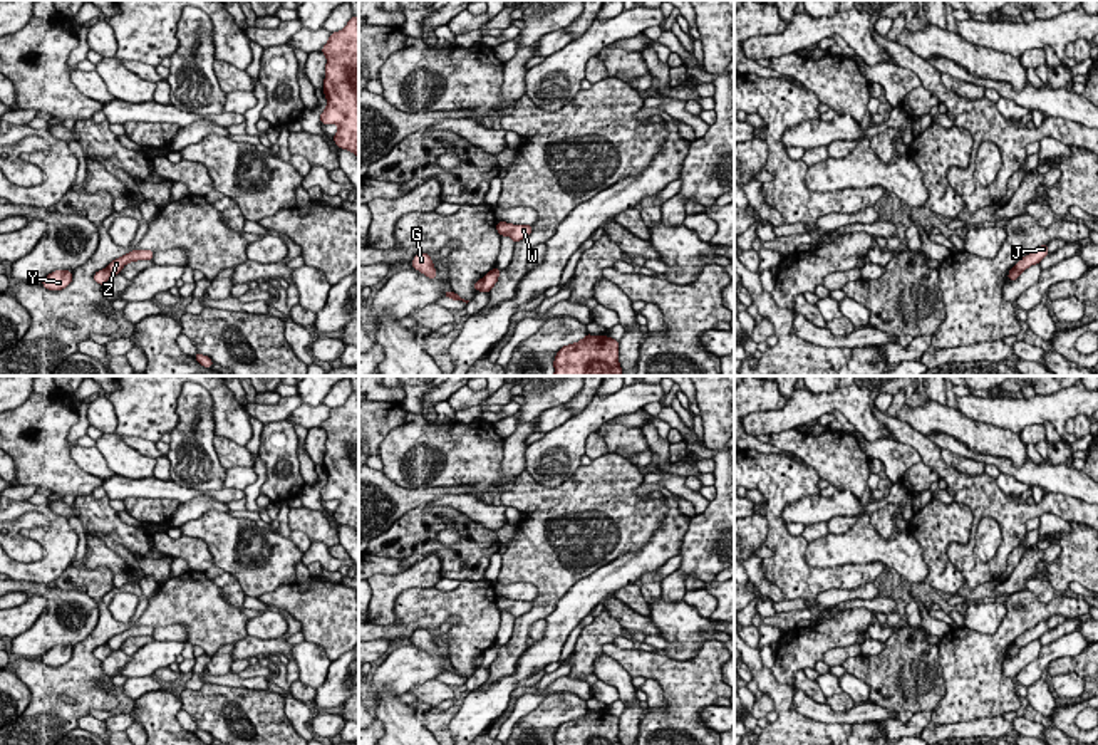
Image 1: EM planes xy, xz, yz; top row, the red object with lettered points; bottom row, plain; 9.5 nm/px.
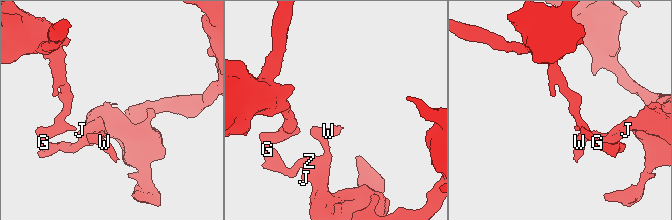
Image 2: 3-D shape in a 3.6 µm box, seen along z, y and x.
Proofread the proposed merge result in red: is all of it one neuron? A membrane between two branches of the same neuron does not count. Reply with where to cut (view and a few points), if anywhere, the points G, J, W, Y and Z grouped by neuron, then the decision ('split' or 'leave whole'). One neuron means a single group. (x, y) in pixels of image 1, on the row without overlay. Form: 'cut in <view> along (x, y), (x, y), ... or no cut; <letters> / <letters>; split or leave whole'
cut in xy along (106, 645), (111, 650); G Y / J W Z; split

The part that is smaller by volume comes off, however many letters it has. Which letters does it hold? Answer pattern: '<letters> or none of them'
G, Y

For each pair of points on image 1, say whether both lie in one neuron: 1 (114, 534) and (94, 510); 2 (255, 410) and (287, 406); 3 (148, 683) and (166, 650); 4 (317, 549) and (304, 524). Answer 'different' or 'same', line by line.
1: same
2: same
3: different
4: different

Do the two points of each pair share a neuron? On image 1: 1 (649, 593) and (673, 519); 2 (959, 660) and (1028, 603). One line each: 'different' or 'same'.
1: different
2: same

